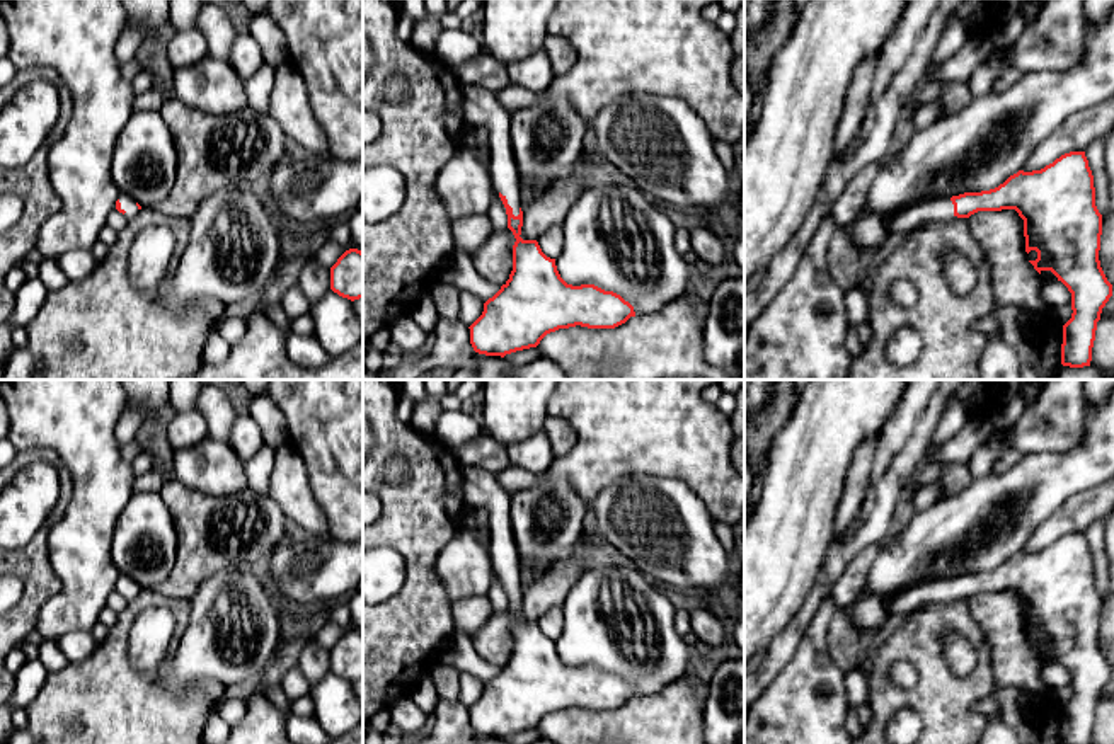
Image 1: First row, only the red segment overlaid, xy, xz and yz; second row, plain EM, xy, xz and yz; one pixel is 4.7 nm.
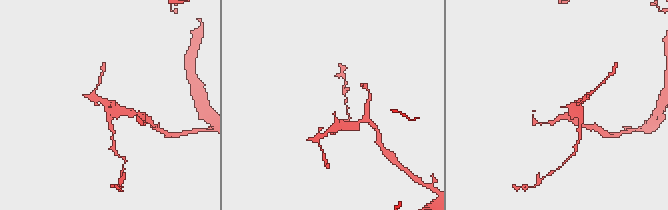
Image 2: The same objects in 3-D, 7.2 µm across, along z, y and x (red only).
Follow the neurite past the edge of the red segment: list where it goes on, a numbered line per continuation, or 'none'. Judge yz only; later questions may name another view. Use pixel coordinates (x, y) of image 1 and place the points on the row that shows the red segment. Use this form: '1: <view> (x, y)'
1: yz (905, 220)

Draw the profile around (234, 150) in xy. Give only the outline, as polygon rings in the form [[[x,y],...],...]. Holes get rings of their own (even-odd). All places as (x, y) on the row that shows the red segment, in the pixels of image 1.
[[[175,97],[164,100],[160,114],[177,150],[177,179],[169,197],[152,209],[175,218],[191,218],[199,204],[220,189],[252,189],[254,182],[273,174],[295,148],[281,126],[250,106],[232,114],[210,114],[186,106]]]

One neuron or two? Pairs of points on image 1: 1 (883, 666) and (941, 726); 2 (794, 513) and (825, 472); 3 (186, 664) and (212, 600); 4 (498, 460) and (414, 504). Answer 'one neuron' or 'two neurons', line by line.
1: one neuron
2: one neuron
3: one neuron
4: two neurons

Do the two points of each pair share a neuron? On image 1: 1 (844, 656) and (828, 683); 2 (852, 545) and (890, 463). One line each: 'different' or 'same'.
1: different
2: same

